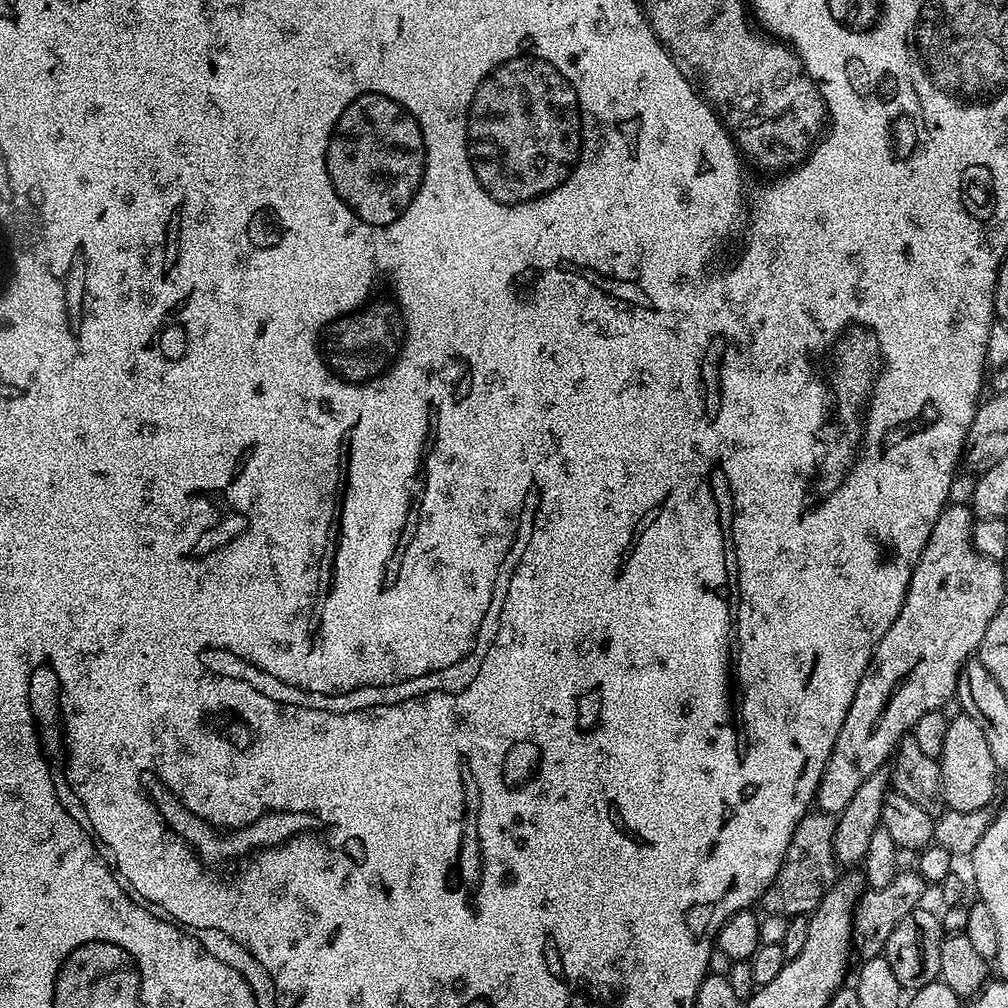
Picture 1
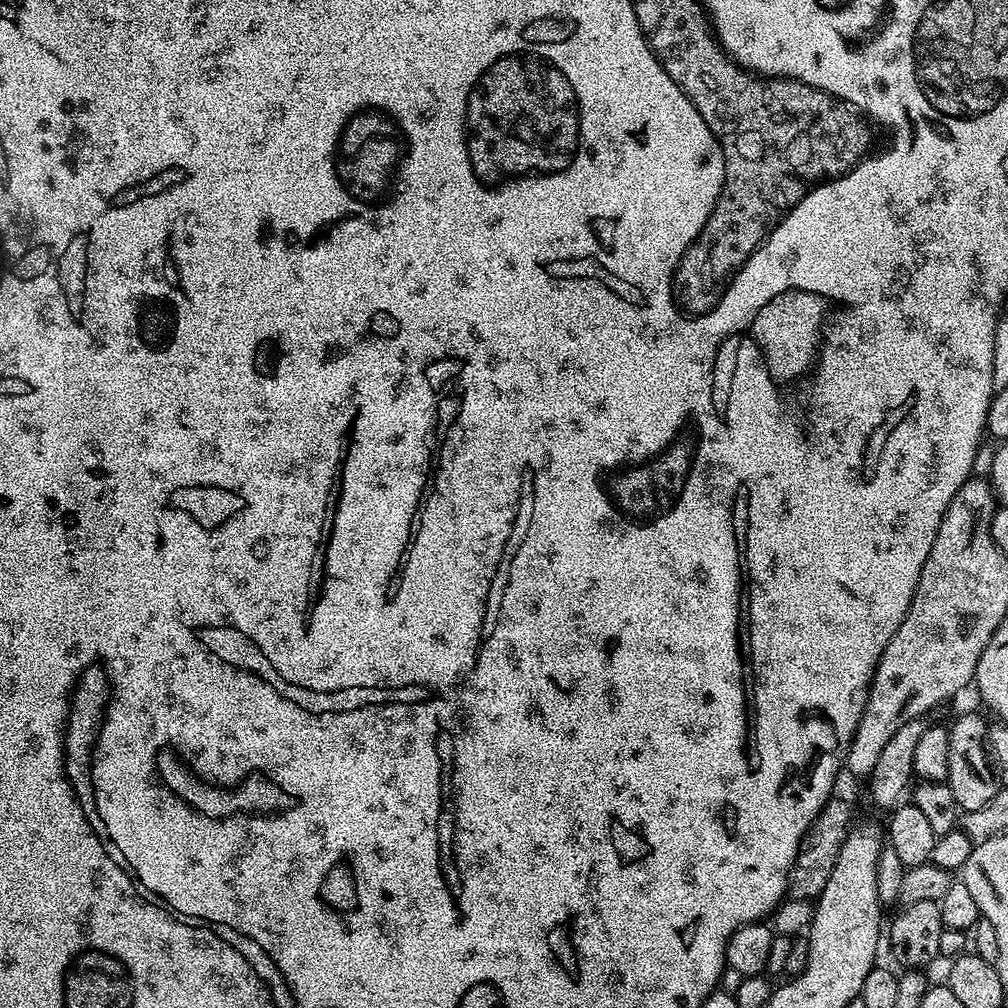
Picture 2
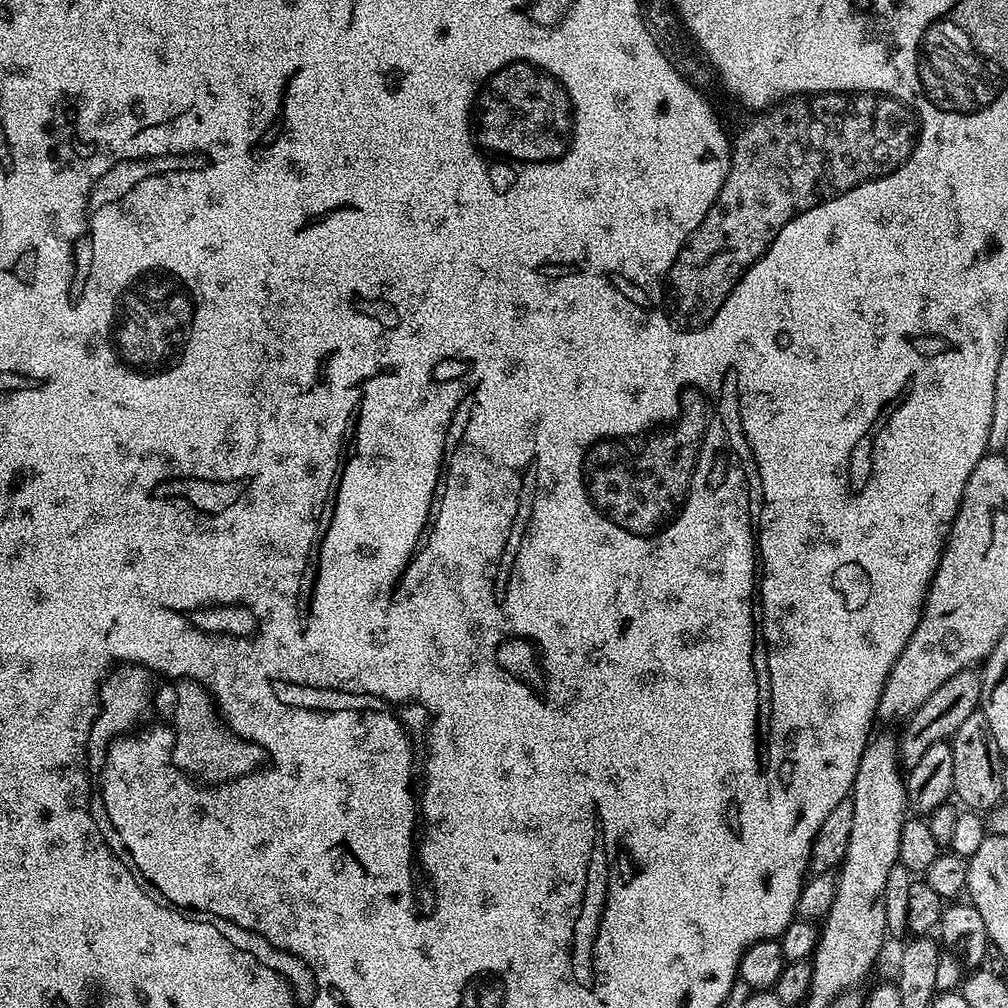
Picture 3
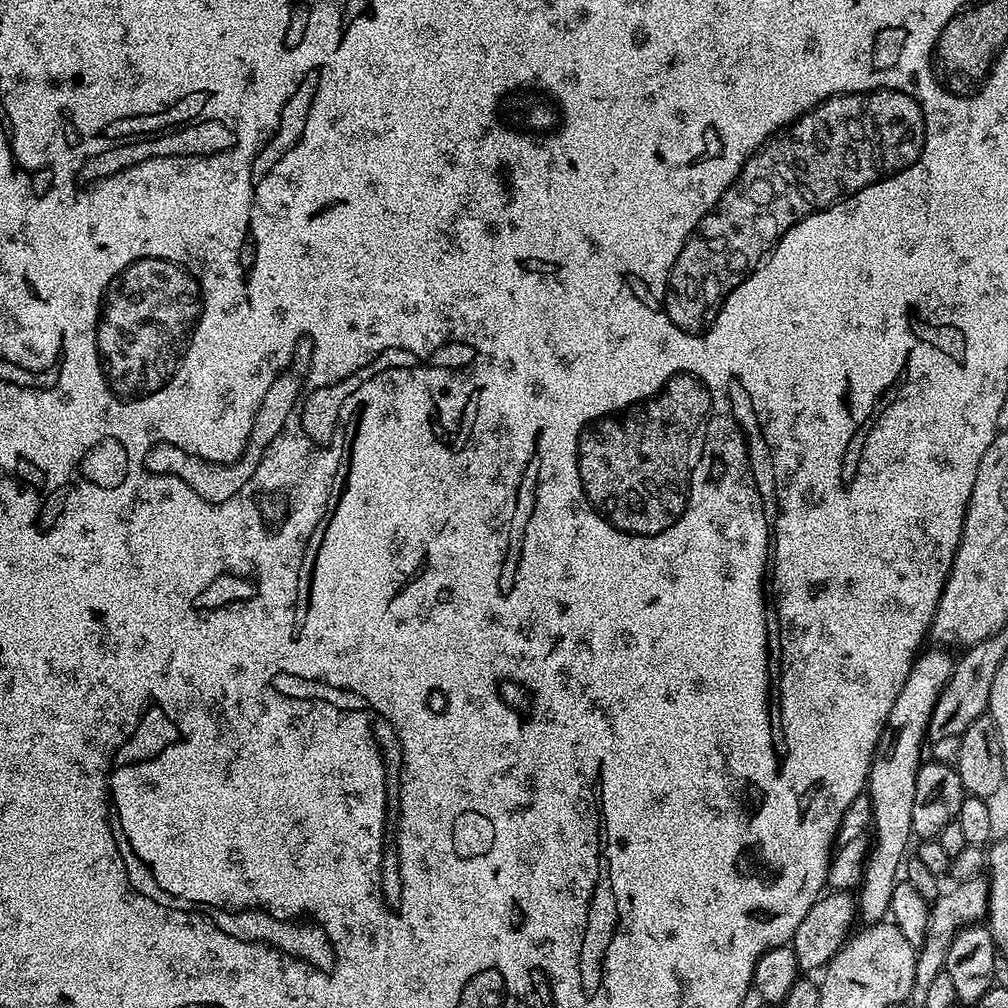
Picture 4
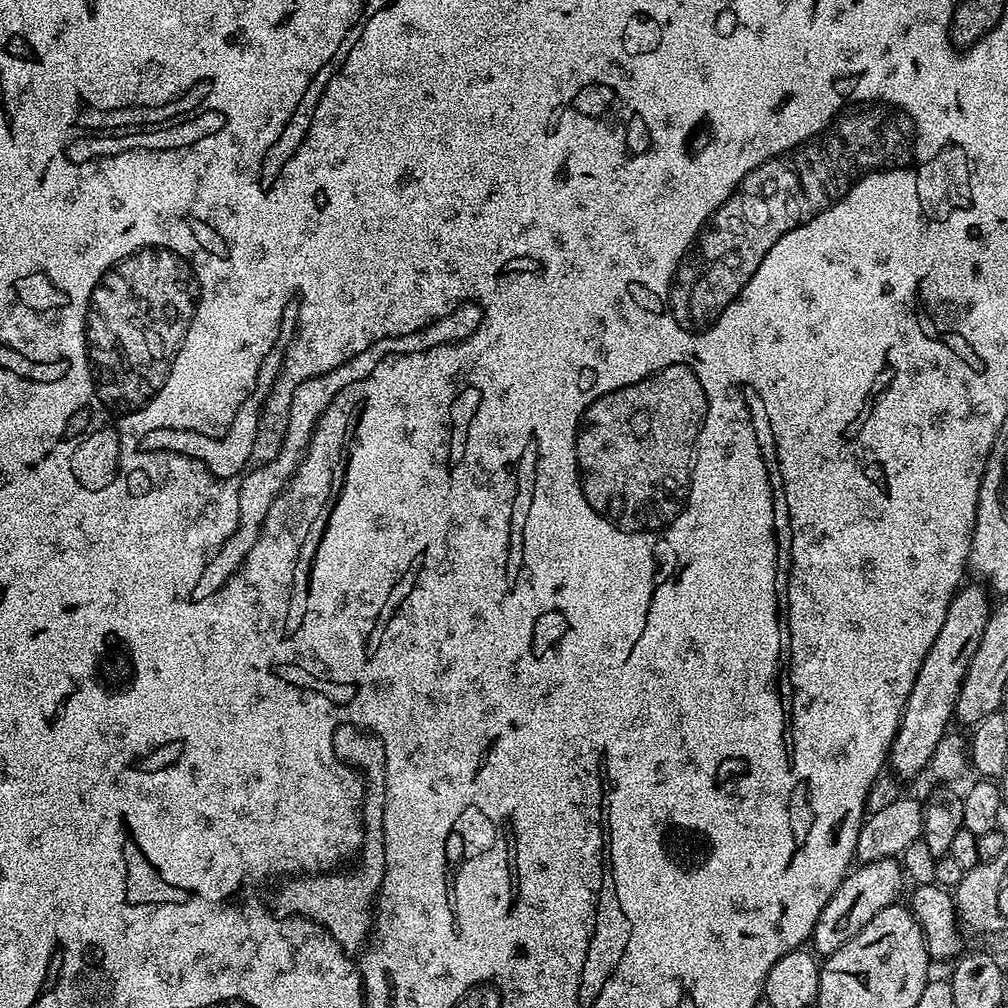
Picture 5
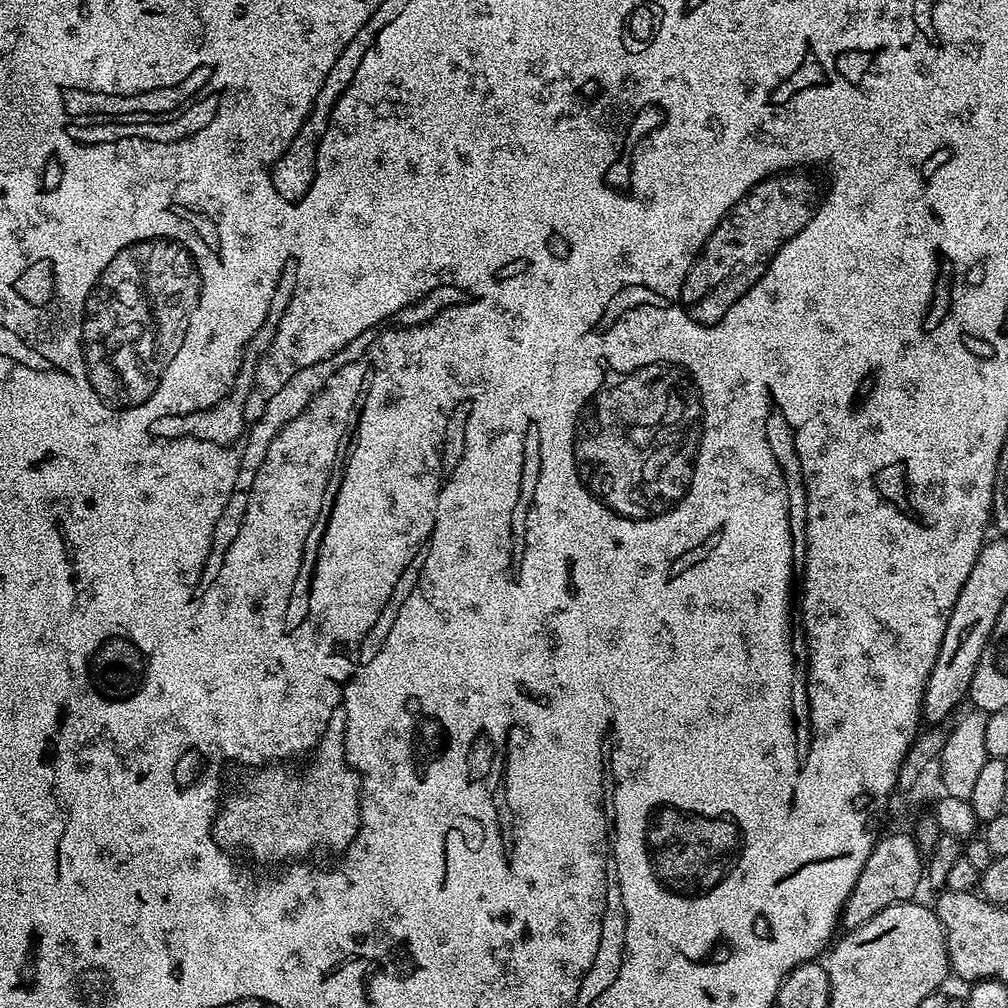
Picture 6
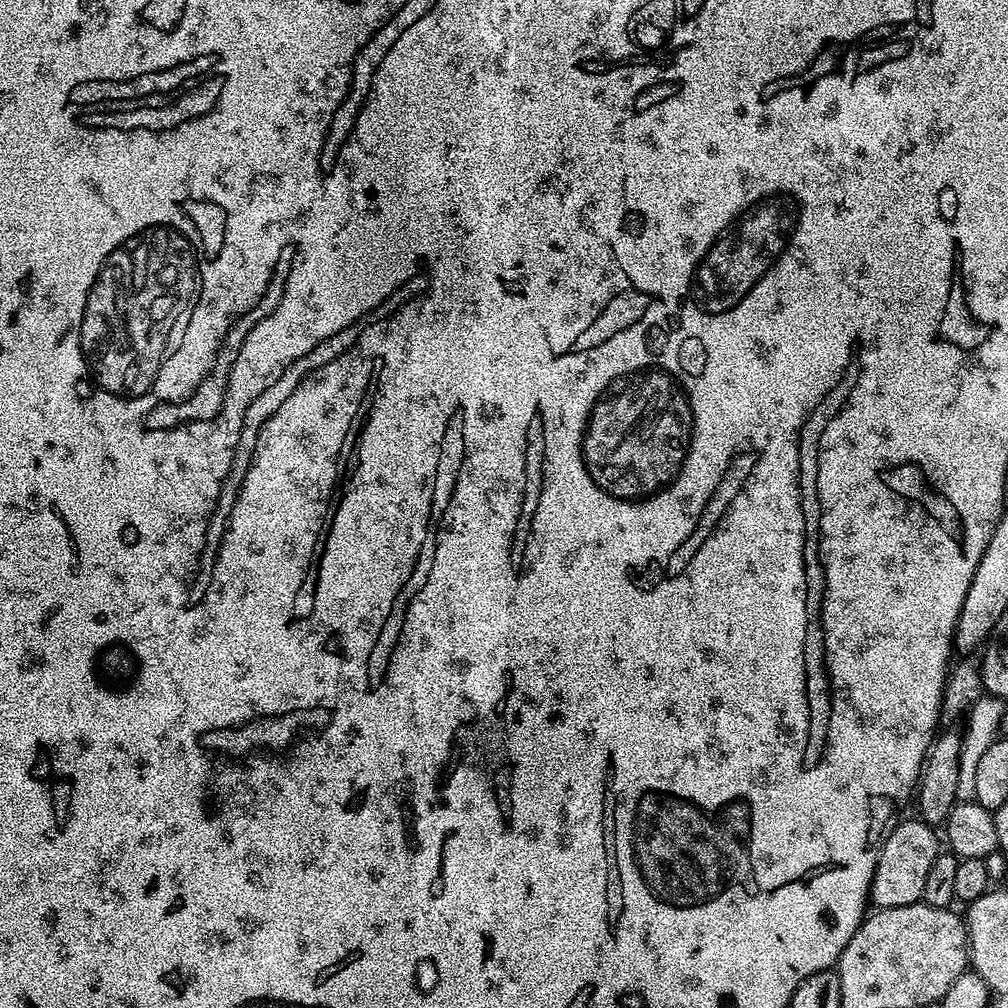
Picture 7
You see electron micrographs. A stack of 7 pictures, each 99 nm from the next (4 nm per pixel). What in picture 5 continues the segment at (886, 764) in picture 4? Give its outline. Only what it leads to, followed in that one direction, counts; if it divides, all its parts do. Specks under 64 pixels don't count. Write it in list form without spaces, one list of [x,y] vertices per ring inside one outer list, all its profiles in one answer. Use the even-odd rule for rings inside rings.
[[[968,582],[950,602],[946,622],[942,622],[942,630],[938,638],[934,638],[934,646],[930,646],[926,662],[922,662],[922,670],[918,670],[918,678],[914,678],[914,690],[910,690],[910,698],[906,698],[900,729],[888,754],[888,764],[897,772],[897,777],[915,778],[919,775],[931,761],[938,742],[950,732],[948,723],[953,723],[956,715],[956,703],[966,670],[974,658],[974,650],[978,650],[978,642],[982,642],[982,630],[986,630],[990,611],[988,596],[990,592],[987,587]]]

